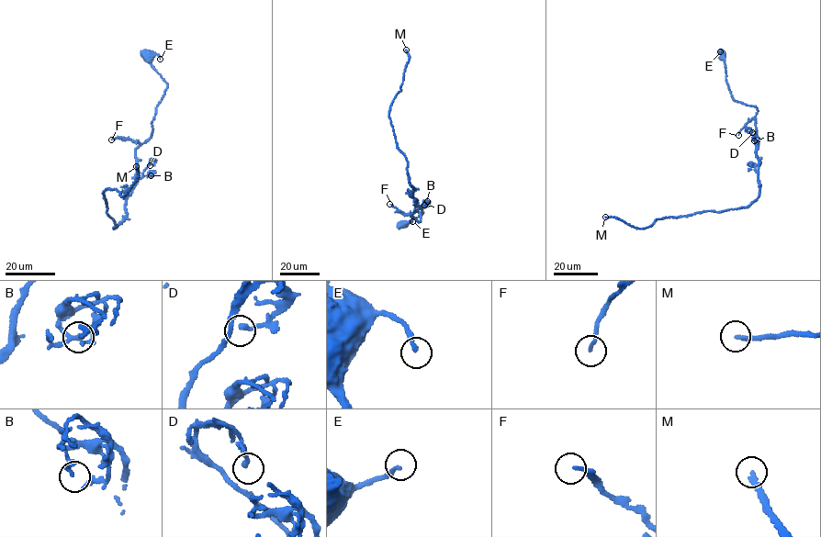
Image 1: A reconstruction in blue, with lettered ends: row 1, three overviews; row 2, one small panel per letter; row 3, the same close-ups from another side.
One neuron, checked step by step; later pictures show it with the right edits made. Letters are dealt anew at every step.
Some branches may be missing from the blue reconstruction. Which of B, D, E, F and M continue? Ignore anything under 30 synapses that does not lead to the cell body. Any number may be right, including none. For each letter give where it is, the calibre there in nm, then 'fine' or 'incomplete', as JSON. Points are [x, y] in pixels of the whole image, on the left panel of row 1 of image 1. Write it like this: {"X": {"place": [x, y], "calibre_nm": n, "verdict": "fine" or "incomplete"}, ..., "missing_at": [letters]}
{"B": {"place": [151, 175], "calibre_nm": 200, "verdict": "fine"}, "D": {"place": [150, 165], "calibre_nm": 120, "verdict": "fine"}, "E": {"place": [160, 59], "calibre_nm": 160, "verdict": "fine"}, "F": {"place": [111, 139], "calibre_nm": 180, "verdict": "incomplete"}, "M": {"place": [136, 166], "calibre_nm": 240, "verdict": "incomplete"}, "missing_at": ["F", "M"]}

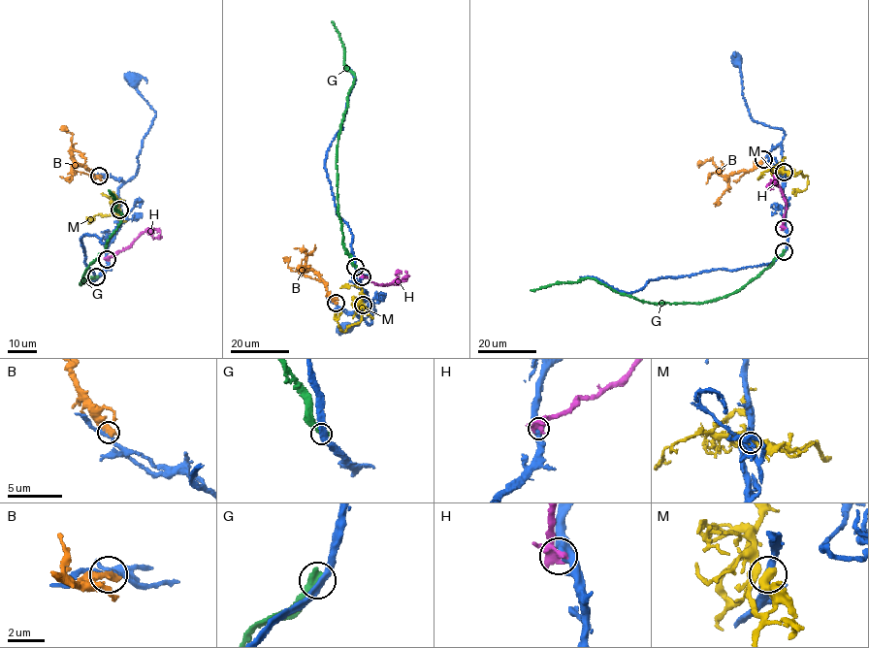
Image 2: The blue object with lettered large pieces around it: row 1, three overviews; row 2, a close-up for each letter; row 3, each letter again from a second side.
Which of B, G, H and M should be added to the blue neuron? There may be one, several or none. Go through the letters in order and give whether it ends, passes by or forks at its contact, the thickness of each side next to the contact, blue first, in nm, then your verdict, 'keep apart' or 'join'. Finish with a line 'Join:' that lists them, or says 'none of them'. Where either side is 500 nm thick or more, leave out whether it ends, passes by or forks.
B: it ends | 240/480 nm | keep apart
G: 360/500 nm | keep apart
H: 500/360 nm | keep apart
M: 400/600 nm | join
Join: M

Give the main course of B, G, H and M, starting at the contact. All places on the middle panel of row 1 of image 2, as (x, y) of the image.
B: (336, 303), (326, 282), (309, 269), (293, 271), (287, 265), (290, 256)
G: (354, 267), (342, 242), (336, 166), (337, 135), (354, 75), (346, 66), (343, 46), (331, 21)
H: (362, 276), (379, 285), (406, 279), (405, 271)
M: (364, 305), (361, 320), (344, 331), (338, 325), (340, 313), (336, 313)

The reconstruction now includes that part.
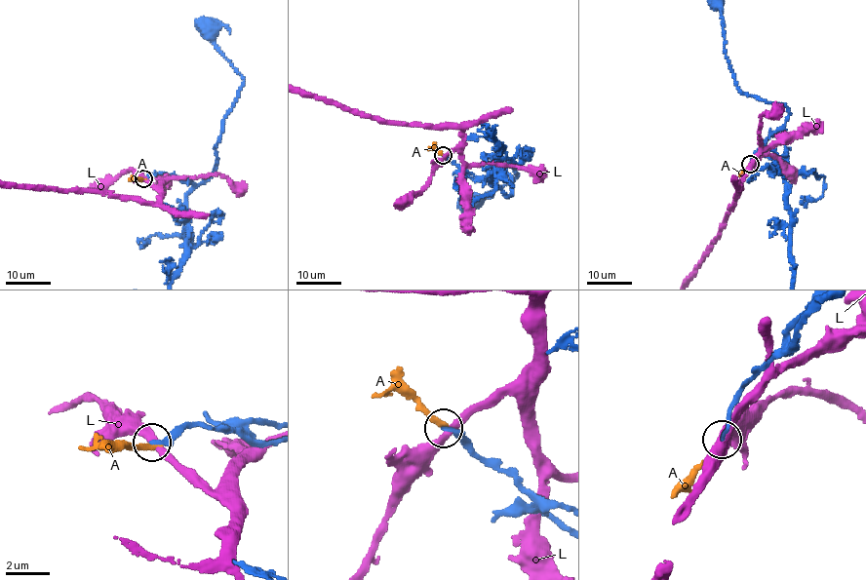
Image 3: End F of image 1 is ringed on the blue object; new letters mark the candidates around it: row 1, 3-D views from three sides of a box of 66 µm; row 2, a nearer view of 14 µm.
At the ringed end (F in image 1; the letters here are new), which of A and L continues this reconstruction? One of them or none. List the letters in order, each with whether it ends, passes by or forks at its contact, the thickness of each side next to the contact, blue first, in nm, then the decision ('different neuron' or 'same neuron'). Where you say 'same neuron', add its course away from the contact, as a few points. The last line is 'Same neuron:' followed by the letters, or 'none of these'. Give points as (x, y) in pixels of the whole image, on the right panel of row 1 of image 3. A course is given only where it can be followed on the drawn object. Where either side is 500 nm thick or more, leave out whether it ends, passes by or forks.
A: it ends; calibres 240 and 240 nm; same neuron
L: it passes by; calibres 260 and 320 nm; different neuron
Same neuron: A

